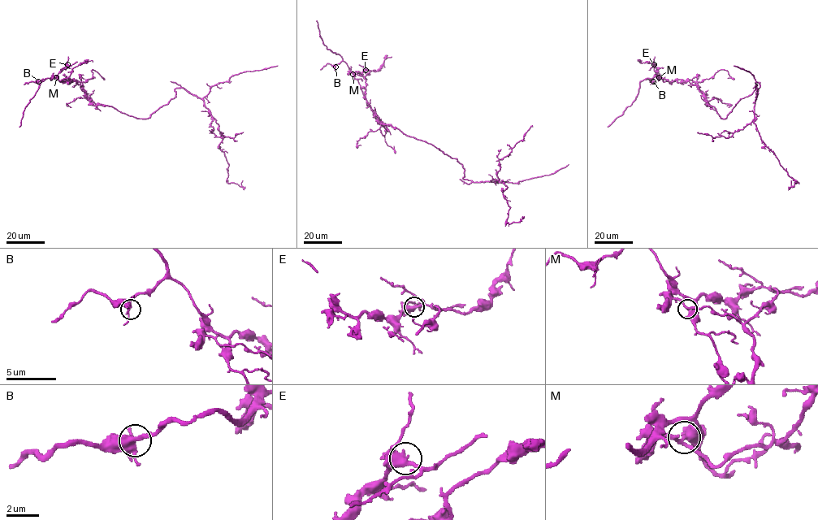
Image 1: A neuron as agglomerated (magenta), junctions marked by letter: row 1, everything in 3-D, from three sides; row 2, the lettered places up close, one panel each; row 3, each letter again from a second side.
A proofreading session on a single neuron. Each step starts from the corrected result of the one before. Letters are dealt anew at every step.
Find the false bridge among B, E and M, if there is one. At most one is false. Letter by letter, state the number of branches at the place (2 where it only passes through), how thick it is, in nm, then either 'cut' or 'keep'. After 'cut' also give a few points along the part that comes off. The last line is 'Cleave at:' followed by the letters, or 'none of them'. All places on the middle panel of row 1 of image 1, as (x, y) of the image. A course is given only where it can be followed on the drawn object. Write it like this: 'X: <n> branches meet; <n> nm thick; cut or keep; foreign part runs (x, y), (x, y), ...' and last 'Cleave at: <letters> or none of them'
B: 5 branches meet; 360 nm thick; keep
E: 5 branches meet; 380 nm thick; keep
M: 5 branches meet; 340 nm thick; cut; foreign part runs (352, 74), (342, 58), (323, 43), (316, 20)
Cleave at: M

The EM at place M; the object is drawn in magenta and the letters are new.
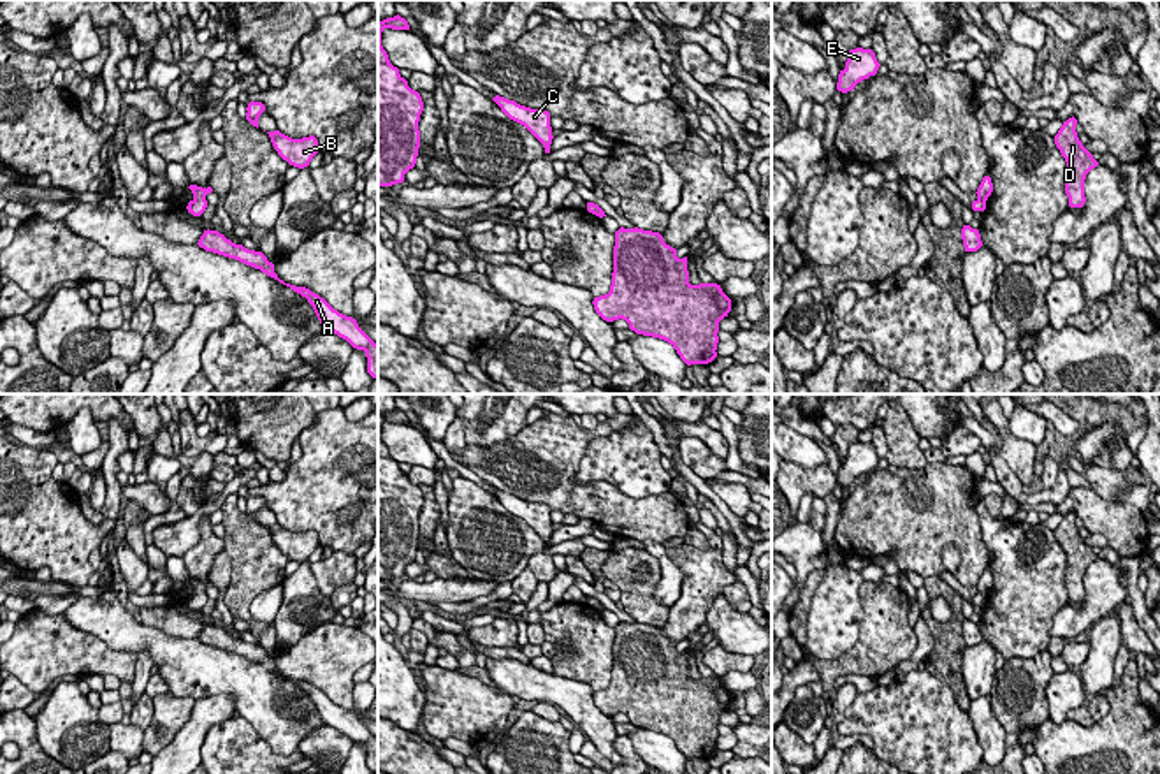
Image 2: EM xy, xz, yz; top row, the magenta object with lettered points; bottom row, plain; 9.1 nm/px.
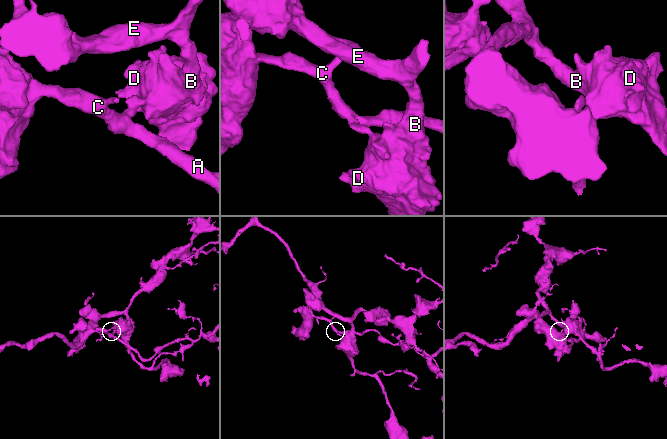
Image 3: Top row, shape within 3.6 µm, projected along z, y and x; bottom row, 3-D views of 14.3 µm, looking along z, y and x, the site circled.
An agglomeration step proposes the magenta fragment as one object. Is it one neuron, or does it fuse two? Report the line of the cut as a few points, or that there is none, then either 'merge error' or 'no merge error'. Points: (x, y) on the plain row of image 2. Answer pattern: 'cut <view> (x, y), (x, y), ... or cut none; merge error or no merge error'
cut xy (204, 591), (194, 595); merge error

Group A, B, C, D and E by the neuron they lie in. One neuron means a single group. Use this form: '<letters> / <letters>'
A C / B D E

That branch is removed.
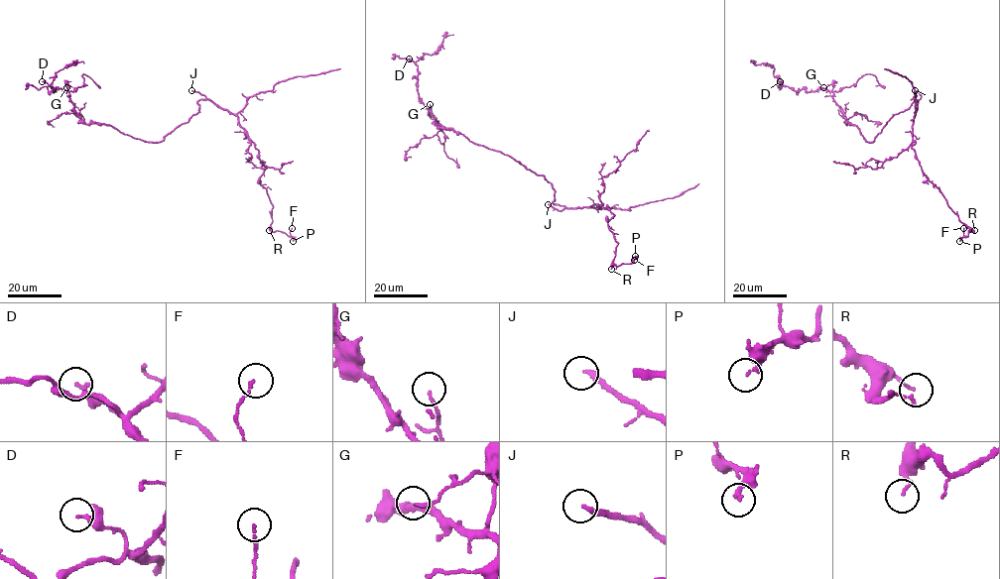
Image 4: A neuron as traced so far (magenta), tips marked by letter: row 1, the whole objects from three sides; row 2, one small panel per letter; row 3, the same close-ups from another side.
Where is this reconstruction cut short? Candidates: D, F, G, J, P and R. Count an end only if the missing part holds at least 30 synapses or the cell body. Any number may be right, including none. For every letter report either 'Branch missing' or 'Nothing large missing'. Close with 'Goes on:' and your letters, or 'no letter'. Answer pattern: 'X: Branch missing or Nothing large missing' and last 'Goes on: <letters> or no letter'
D: Nothing large missing
F: Nothing large missing
G: Nothing large missing
J: Branch missing
P: Nothing large missing
R: Nothing large missing
Goes on: J

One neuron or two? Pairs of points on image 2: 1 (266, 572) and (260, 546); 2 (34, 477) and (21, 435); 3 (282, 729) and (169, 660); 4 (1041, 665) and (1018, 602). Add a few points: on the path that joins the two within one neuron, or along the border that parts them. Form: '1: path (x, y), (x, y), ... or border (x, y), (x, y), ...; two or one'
1: path (262, 565), (260, 553); one
2: border (20, 442), (51, 451); two
3: path (253, 700), (225, 672), (197, 671); one
4: border (1046, 648), (1032, 657), (1011, 657), (1006, 660); two

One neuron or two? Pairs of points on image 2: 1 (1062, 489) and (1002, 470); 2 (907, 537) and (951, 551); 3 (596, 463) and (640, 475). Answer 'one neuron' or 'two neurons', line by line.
1: one neuron
2: two neurons
3: one neuron

